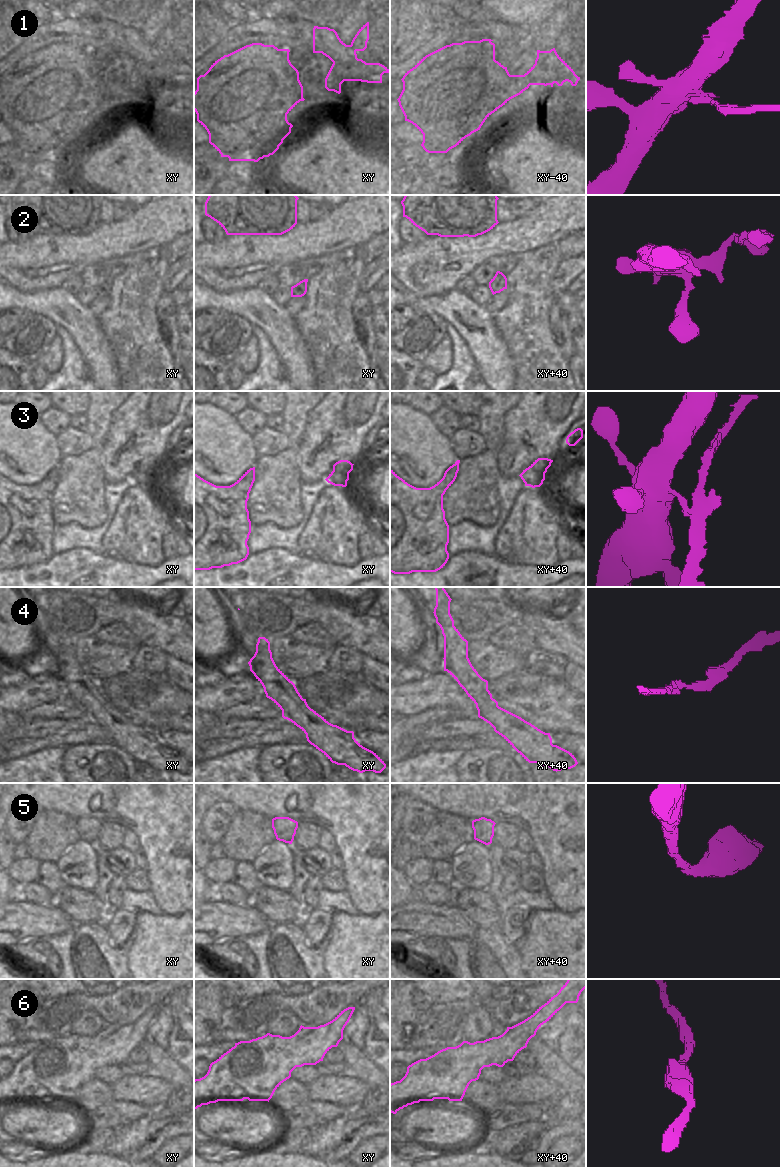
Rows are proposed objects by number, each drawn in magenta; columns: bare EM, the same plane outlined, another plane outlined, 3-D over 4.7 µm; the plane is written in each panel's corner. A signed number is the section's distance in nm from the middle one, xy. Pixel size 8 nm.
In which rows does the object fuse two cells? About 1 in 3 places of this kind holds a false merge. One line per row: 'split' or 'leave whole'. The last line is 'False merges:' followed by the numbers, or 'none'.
1: split
2: leave whole
3: split
4: leave whole
5: leave whole
6: leave whole
False merges: 1, 3

